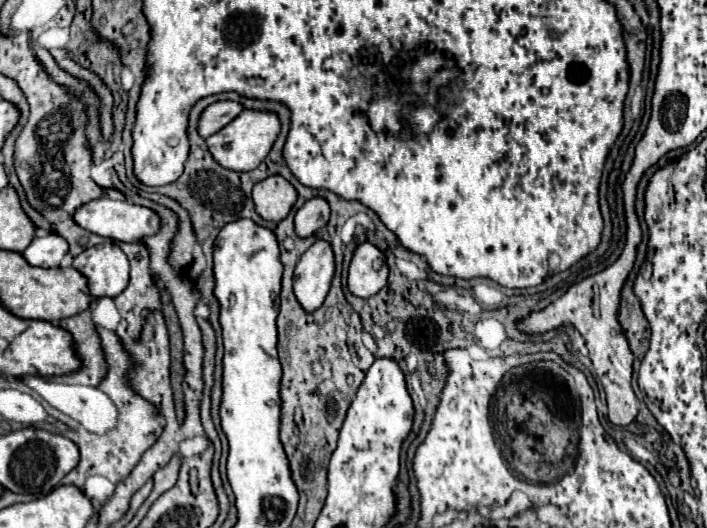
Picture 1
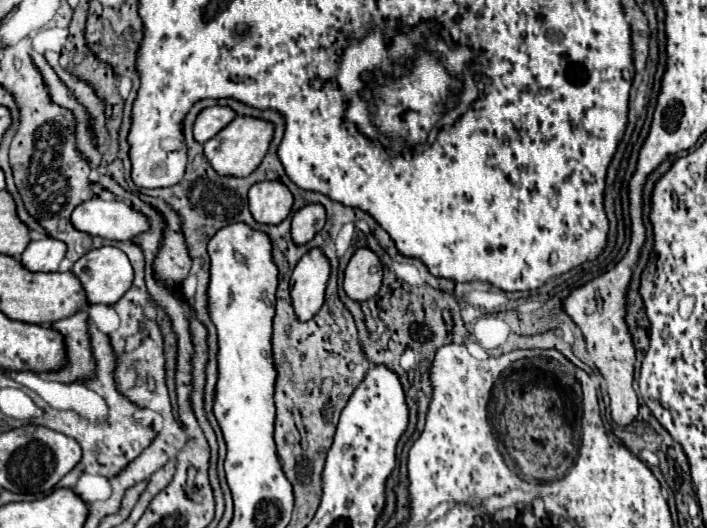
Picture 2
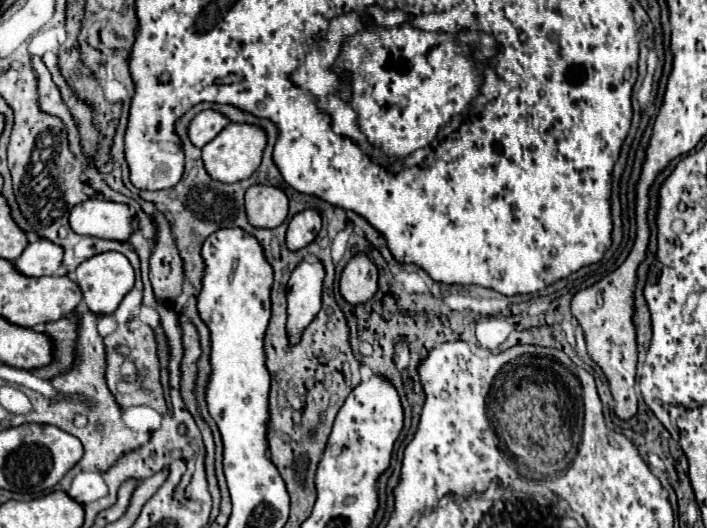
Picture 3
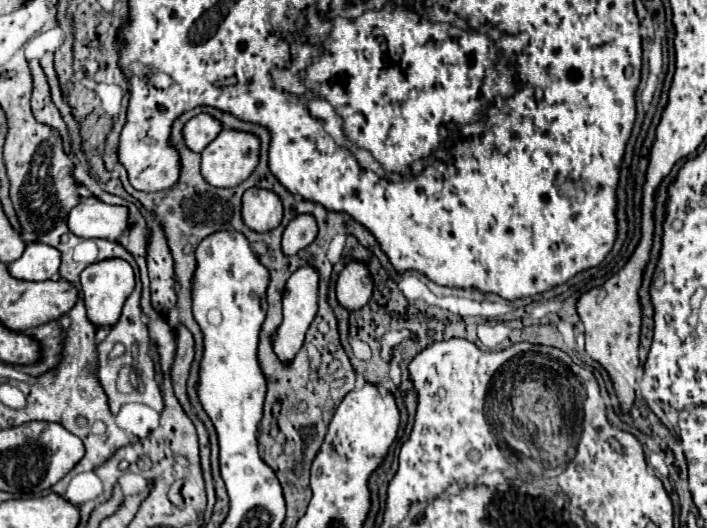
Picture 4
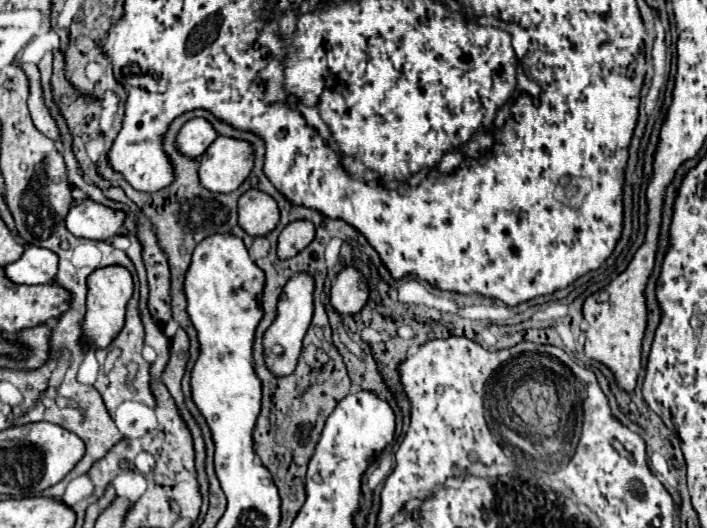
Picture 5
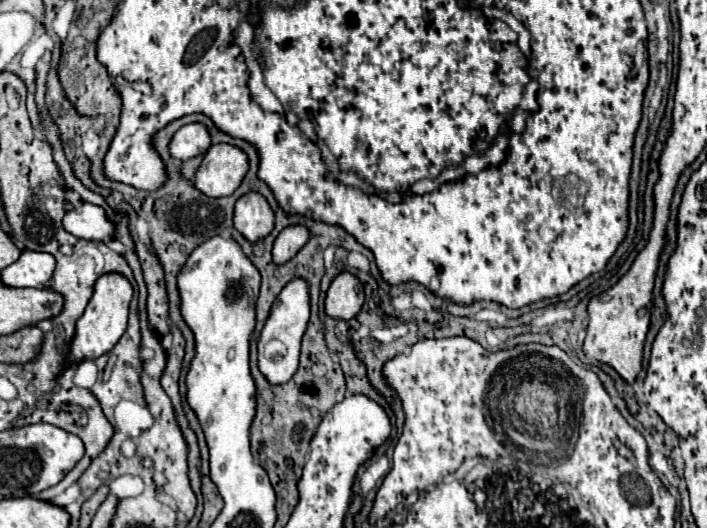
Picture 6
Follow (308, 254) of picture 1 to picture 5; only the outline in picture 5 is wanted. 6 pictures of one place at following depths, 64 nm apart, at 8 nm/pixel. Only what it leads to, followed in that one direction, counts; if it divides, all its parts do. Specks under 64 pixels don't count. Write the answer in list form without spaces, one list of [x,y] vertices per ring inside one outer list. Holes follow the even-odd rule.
[[[300,272],[300,274],[292,276],[284,286],[284,292],[282,292],[280,302],[278,302],[278,316],[264,334],[266,364],[276,376],[286,376],[286,374],[294,372],[294,368],[296,368],[296,362],[298,362],[298,356],[300,356],[300,350],[302,350],[302,338],[304,338],[304,334],[306,334],[306,330],[312,322],[312,312],[314,312],[312,294],[314,294],[314,280],[308,272]],[[274,346],[282,346],[284,352],[274,354],[272,352]]]

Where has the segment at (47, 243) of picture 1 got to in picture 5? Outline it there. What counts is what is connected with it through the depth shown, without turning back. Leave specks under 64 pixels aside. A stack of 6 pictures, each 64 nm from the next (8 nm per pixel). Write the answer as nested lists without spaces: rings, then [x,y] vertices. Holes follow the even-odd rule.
[[[26,246],[20,260],[8,264],[6,276],[16,284],[48,284],[58,272],[58,256],[48,248]]]

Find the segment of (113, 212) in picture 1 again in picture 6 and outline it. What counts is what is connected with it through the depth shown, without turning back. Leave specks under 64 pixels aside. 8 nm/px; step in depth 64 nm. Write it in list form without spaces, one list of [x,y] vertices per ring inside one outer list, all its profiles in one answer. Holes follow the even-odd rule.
[[[82,202],[66,212],[64,230],[74,234],[76,238],[102,242],[102,240],[108,240],[110,236],[114,236],[116,224],[108,220],[104,208]]]

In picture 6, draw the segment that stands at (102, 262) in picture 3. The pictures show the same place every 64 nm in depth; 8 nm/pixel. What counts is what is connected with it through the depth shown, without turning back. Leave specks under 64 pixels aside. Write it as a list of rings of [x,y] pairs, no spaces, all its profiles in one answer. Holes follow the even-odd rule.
[[[118,272],[102,274],[94,284],[94,294],[86,306],[86,312],[76,322],[76,334],[70,346],[70,362],[82,362],[86,358],[98,358],[114,348],[114,344],[120,340],[120,336],[126,330],[128,320],[128,304],[132,300],[132,284],[126,276],[120,276]]]

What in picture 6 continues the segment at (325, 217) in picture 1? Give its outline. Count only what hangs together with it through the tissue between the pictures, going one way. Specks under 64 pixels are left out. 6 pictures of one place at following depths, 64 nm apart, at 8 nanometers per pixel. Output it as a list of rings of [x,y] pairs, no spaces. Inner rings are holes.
[[[294,224],[294,226],[288,226],[284,228],[276,242],[274,242],[274,248],[272,248],[272,260],[276,264],[284,264],[288,262],[290,258],[294,258],[302,248],[304,244],[310,240],[310,232],[308,228],[304,228],[302,224]]]

